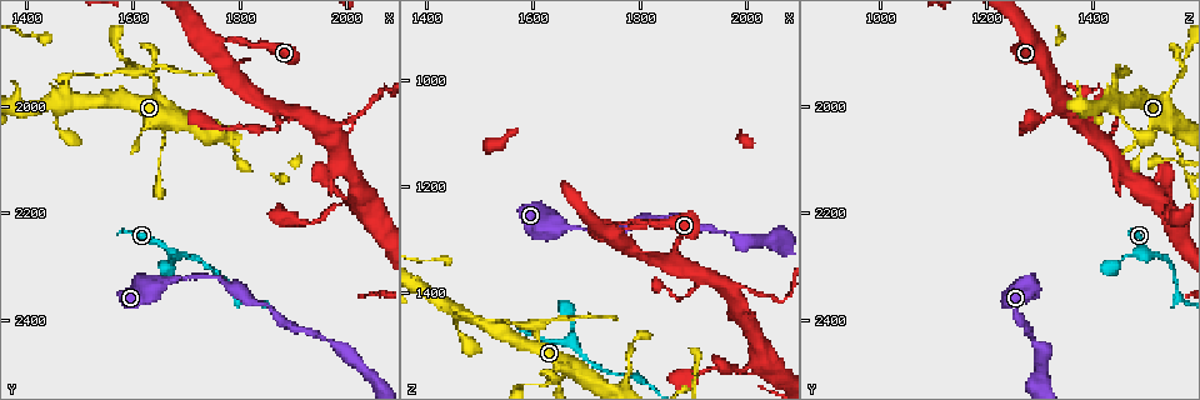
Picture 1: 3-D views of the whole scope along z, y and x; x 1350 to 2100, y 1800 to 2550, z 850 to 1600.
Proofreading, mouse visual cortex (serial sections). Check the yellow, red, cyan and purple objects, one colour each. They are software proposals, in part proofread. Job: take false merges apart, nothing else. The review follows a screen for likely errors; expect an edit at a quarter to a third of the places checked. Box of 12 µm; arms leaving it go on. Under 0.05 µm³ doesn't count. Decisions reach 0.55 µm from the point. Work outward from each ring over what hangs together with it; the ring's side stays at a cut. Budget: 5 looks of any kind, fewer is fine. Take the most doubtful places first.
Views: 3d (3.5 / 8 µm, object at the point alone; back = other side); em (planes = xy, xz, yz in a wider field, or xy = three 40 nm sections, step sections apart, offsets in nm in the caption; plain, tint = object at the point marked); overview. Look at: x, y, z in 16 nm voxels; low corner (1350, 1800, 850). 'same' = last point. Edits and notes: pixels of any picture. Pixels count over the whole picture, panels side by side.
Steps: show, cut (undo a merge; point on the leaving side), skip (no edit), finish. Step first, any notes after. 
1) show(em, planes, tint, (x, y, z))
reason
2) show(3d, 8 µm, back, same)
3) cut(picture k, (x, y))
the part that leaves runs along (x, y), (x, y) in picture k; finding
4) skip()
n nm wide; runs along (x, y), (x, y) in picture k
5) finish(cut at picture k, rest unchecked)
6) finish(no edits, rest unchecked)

show(3d, 8 µm, (1490, 1945, 1440))

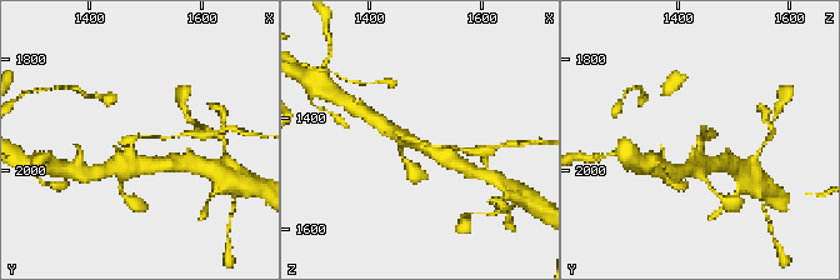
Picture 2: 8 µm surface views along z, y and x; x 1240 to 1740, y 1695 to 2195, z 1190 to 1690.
show(em, xy, step 2, tint, (1485, 1940, 1440))

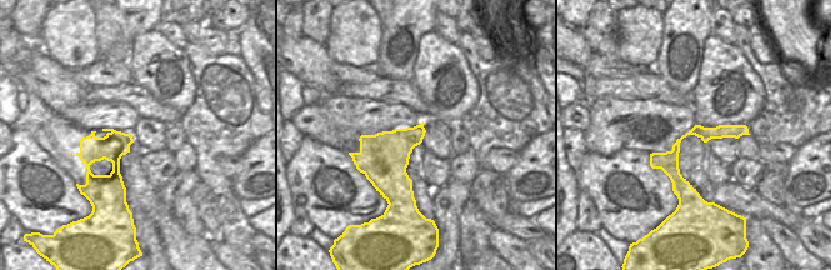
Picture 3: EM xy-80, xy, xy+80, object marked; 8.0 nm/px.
cut(picture 2, (711, 134))
border along (393, 130), (408, 134), (424, 133) in picture 3; two cells meet here

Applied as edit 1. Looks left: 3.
show(3d, 3.5 µm, (1760, 1885, 1290))
four or more arms meet

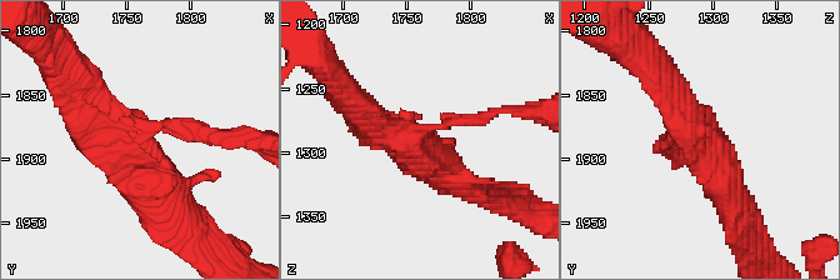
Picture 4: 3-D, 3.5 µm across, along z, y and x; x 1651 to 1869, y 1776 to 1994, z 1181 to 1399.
show(em, xy, step 2, tint, (1760, 1882, 1290))
4 arms; arms of 150, 250, 350, 450 nm

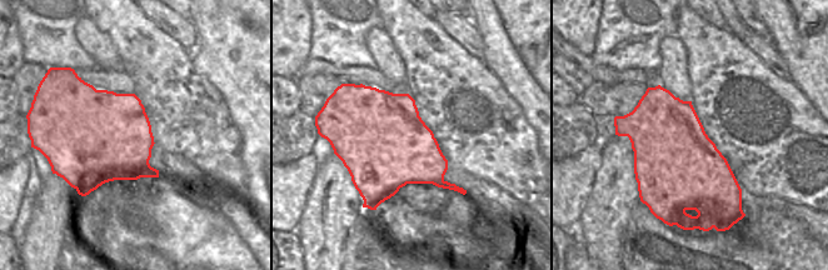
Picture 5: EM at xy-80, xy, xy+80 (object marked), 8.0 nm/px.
skip()
runs along (673, 136), (689, 125), (733, 201) in picture 4; all the same cell

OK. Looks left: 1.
finish(cut at picture 2, rest unchecked)

